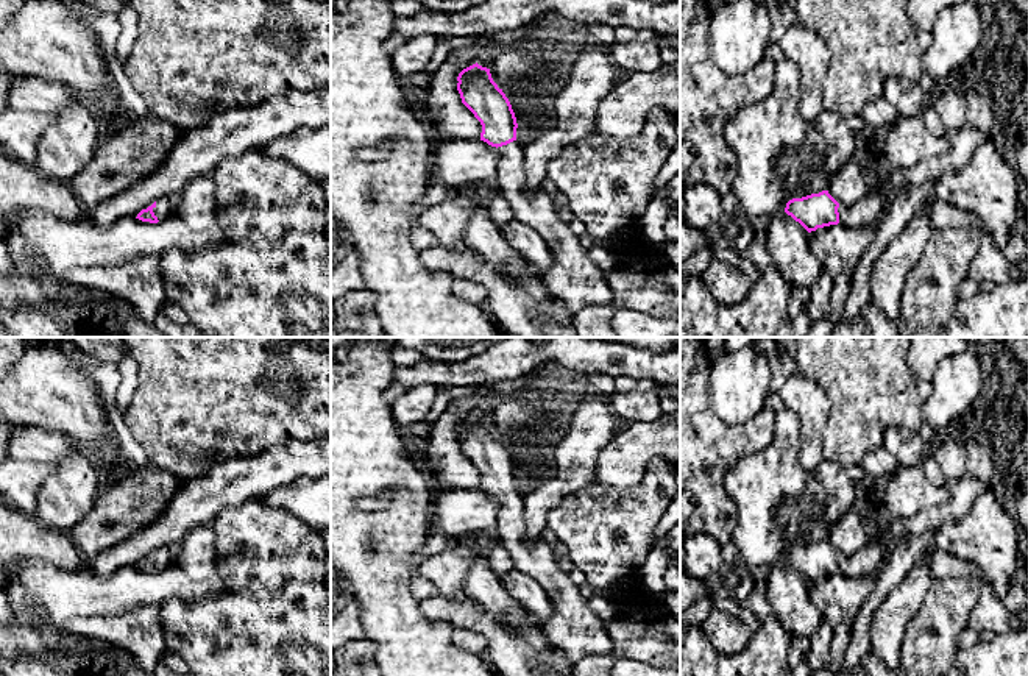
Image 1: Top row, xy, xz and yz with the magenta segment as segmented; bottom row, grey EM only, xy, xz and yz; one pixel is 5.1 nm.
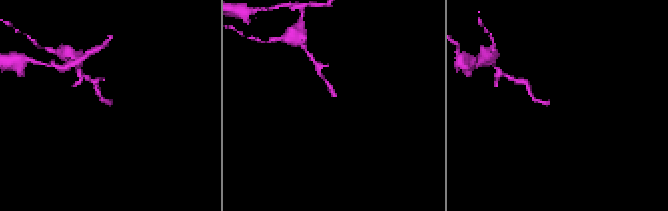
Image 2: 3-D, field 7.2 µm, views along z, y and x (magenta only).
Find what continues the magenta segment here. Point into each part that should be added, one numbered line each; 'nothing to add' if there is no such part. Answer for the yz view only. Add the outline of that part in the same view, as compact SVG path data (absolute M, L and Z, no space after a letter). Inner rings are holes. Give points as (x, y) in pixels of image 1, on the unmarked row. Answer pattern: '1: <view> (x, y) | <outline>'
1: yz (869, 561) | M872 542L852 557L839 554L839 573L850 578L875 578L888 564L889 553L888 546Z

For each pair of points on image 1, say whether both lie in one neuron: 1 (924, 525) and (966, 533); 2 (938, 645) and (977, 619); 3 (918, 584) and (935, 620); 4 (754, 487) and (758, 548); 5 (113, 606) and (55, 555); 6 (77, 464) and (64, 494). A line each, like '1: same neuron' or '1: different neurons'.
1: different neurons
2: different neurons
3: different neurons
4: same neuron
5: different neurons
6: same neuron

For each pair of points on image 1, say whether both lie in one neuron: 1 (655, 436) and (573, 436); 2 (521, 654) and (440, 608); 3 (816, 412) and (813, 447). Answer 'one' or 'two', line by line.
1: two
2: one
3: one

